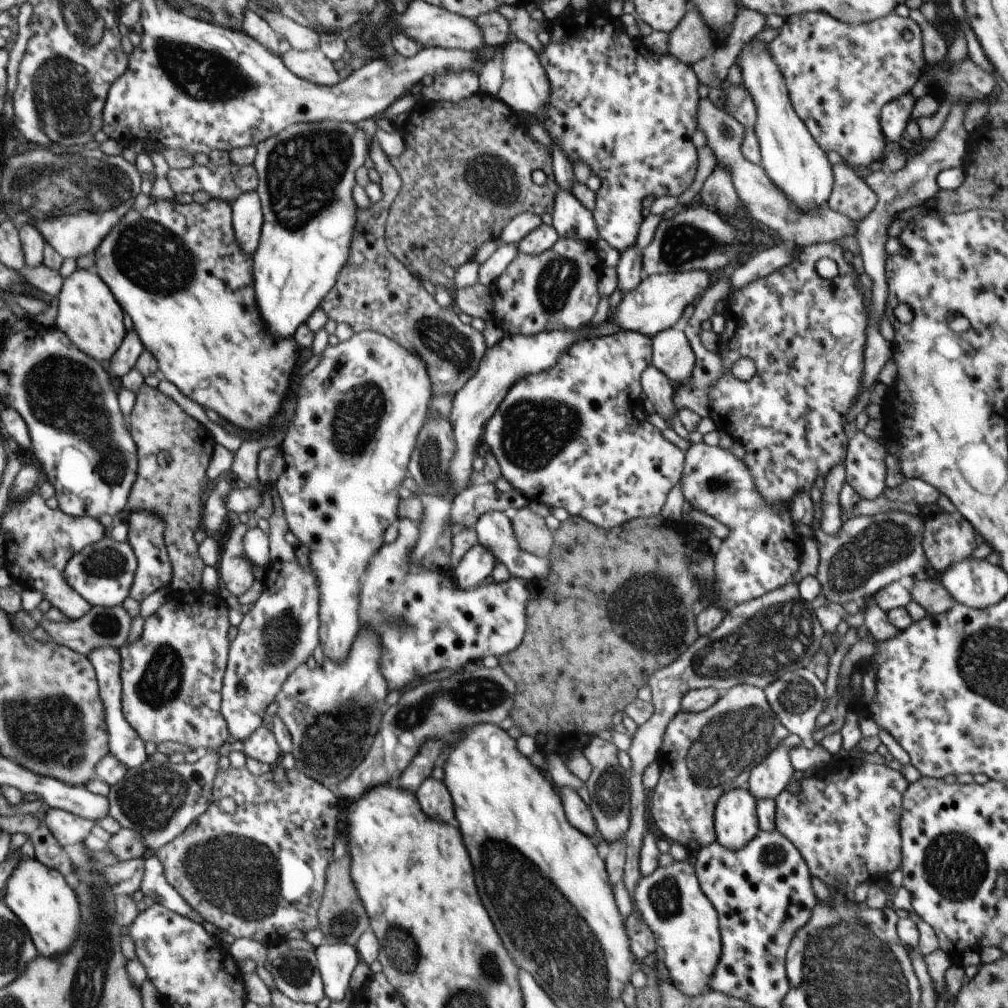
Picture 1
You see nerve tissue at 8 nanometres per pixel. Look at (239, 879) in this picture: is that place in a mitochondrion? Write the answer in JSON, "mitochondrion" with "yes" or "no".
{"mitochondrion":"yes"}

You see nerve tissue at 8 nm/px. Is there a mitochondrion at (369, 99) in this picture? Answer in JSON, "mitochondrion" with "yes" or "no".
{"mitochondrion":"no"}

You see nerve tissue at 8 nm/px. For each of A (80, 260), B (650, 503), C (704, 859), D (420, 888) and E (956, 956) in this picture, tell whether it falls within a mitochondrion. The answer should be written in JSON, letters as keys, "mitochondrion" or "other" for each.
{"A":"other","B":"other","C":"other","D":"other","E":"other"}

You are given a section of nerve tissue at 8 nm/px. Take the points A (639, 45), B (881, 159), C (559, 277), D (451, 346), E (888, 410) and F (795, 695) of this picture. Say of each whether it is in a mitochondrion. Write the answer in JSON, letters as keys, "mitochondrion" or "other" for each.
{"A":"other","B":"other","C":"mitochondrion","D":"mitochondrion","E":"other","F":"mitochondrion"}

